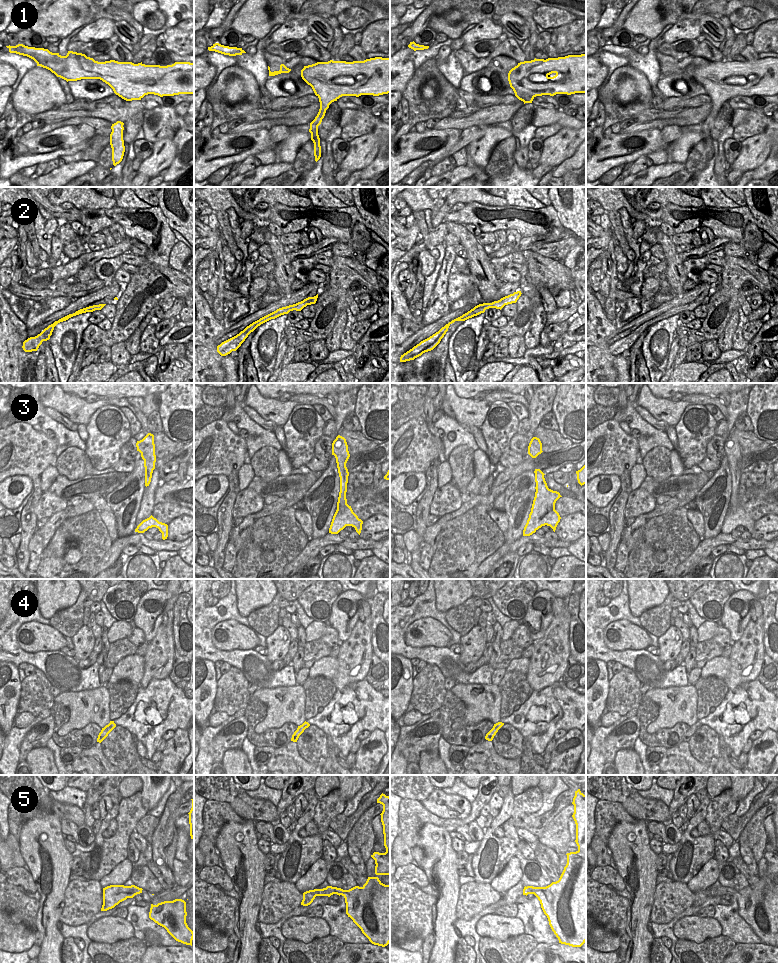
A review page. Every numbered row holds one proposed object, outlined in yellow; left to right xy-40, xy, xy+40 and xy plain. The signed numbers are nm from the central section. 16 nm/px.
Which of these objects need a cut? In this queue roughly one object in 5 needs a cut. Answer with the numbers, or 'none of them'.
none of them

